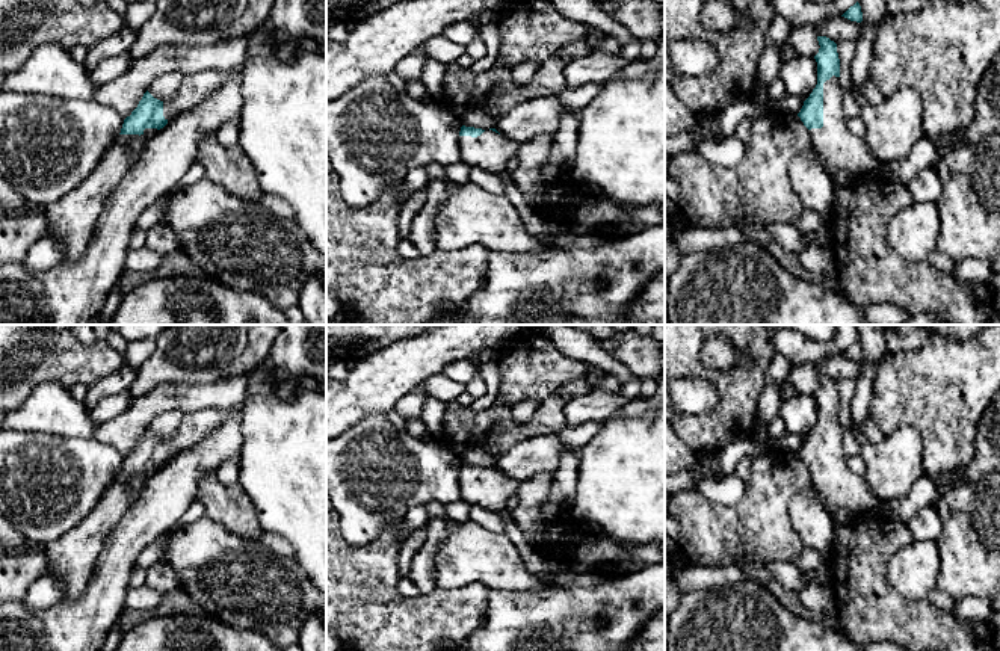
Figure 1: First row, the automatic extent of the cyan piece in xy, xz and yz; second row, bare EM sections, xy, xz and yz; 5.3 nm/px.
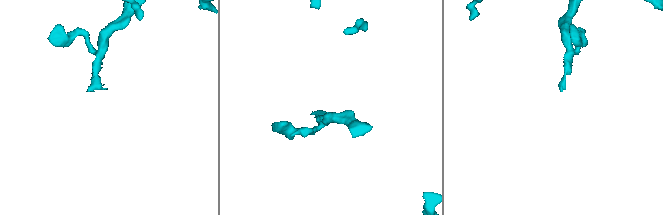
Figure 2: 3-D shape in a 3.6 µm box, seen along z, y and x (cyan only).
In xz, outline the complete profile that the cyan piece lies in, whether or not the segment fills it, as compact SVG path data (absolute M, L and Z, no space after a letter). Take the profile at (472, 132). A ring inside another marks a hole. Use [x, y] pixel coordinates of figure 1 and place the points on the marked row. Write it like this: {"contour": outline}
{"contour": "M462 125L458 142L461 162L495 175L505 172L508 162L520 150L520 143L503 137L495 128L482 130Z"}

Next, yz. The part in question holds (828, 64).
{"contour": "M817 36L817 41L817 85L798 113L810 131L816 154L831 175L846 171L852 177L873 168L885 168L863 137L852 134L846 125L837 44L826 36Z"}

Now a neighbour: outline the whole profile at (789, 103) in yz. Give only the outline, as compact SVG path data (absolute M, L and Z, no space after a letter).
M785 92L781 101L778 103L778 110L798 115L802 106L804 106L804 100L801 97L789 95Z

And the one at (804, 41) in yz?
M802 26L790 29L789 44L804 56L816 56L819 53L819 41L814 35L814 26Z

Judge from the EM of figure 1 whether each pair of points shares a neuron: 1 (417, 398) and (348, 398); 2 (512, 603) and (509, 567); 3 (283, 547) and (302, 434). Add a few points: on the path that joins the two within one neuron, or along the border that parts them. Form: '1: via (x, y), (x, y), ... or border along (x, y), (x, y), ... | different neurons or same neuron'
1: border along (420, 384), (407, 391), (393, 410) | different neurons
2: border along (490, 588), (514, 592), (543, 592), (546, 589) | different neurons
3: border along (263, 529), (278, 533), (290, 546), (295, 558) | different neurons

